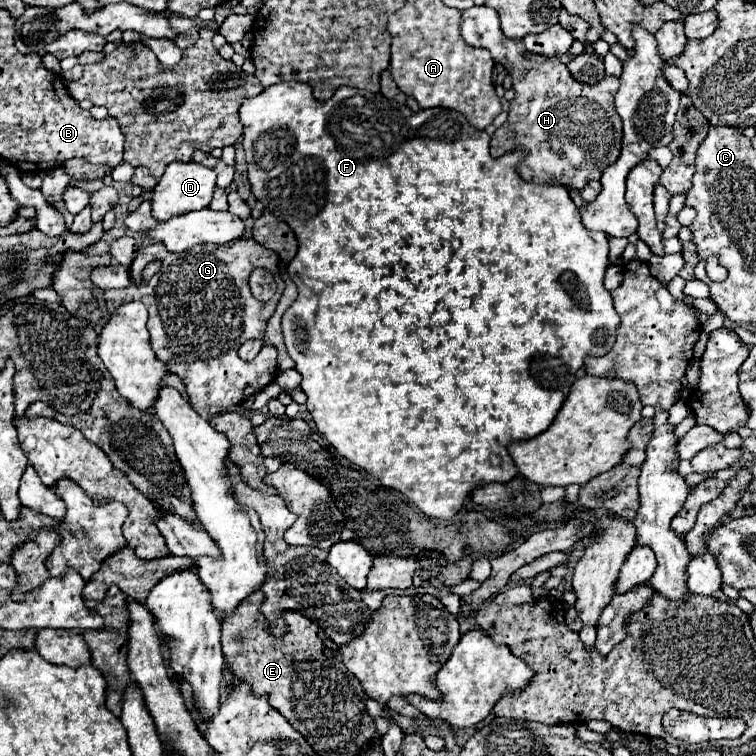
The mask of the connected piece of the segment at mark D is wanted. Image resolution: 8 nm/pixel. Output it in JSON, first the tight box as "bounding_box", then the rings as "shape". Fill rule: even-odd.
{"bounding_box":[151,162,217,222],"shape":[[[171,162],[165,168],[165,174],[159,178],[157,186],[153,188],[153,198],[151,198],[151,206],[153,206],[153,218],[157,222],[167,220],[167,216],[175,216],[181,212],[189,212],[189,210],[201,210],[207,208],[213,196],[213,188],[215,188],[215,178],[217,174],[207,168],[201,166],[197,162]]]}

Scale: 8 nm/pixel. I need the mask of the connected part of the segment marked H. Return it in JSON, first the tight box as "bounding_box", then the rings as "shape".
{"bounding_box":[491,62,623,192],"shape":[[[547,62],[545,68],[545,82],[539,70],[513,68],[515,98],[507,122],[491,136],[491,152],[501,156],[513,148],[525,148],[529,156],[519,166],[523,180],[543,184],[557,178],[581,192],[587,182],[599,180],[603,170],[621,156],[623,124],[613,106],[619,78],[605,76],[595,84],[585,84],[575,80],[561,62]]]}

